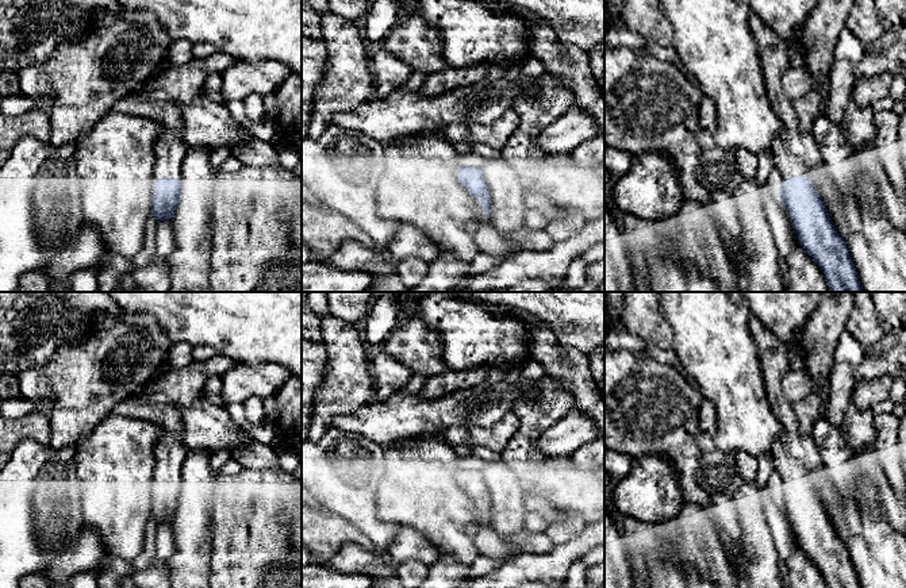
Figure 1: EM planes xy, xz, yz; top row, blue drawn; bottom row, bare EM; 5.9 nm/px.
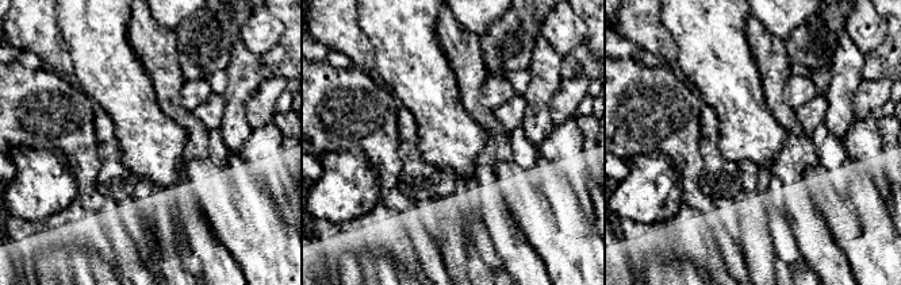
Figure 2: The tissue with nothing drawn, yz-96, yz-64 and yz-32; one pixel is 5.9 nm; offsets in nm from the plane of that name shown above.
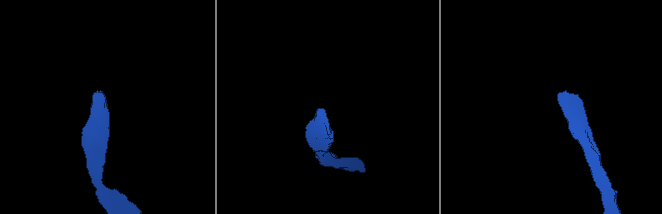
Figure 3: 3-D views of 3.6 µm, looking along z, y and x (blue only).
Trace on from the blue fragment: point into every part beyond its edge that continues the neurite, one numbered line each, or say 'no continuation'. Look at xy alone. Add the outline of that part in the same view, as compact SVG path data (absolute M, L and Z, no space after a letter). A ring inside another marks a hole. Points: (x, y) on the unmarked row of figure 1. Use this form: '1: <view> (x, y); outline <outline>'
1: xy (171, 453); outline M166 357L160 364L153 377L137 393L118 401L112 410L112 414L151 422L164 430L164 435L154 447L156 483L180 483L183 464L189 453L189 449L183 442L184 424L180 404L170 401L151 401L146 395L146 391L157 381L157 378L172 369L169 357Z

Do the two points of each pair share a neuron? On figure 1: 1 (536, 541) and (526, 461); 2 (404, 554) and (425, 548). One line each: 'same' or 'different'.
1: different
2: same

